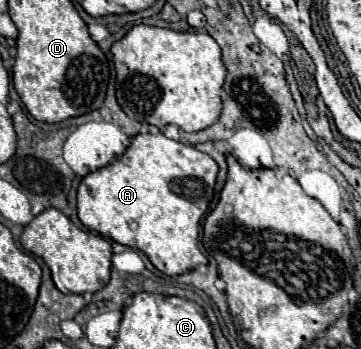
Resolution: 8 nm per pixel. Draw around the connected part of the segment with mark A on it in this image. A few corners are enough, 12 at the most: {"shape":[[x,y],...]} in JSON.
{"shape":[[138,133],[78,187],[84,227],[164,275],[206,265],[218,163]]}

